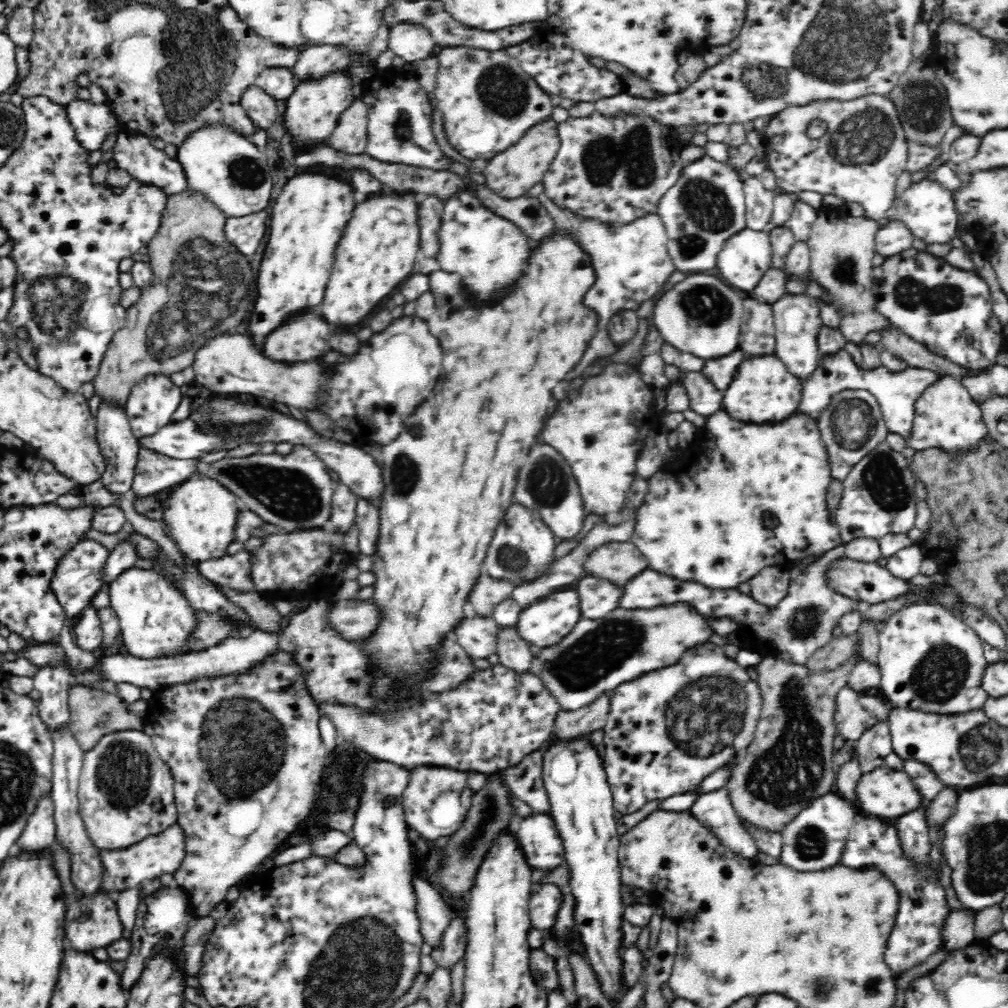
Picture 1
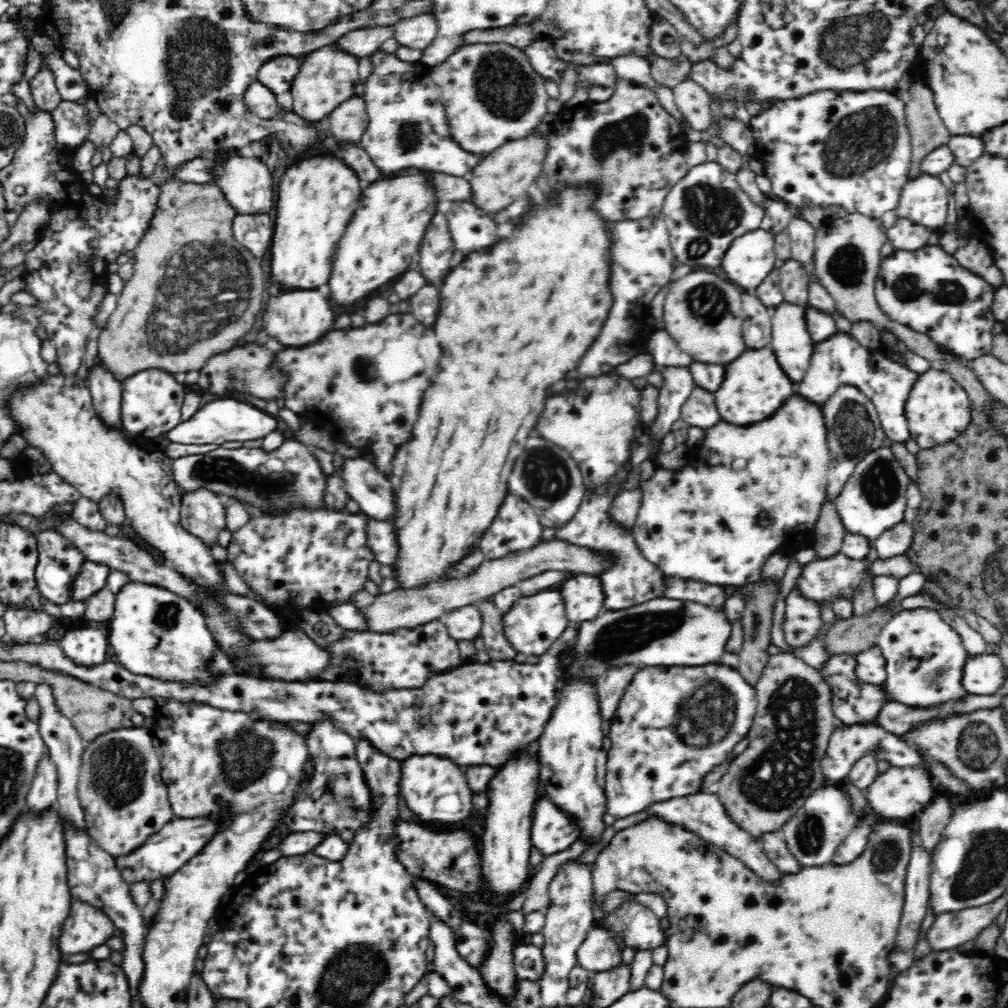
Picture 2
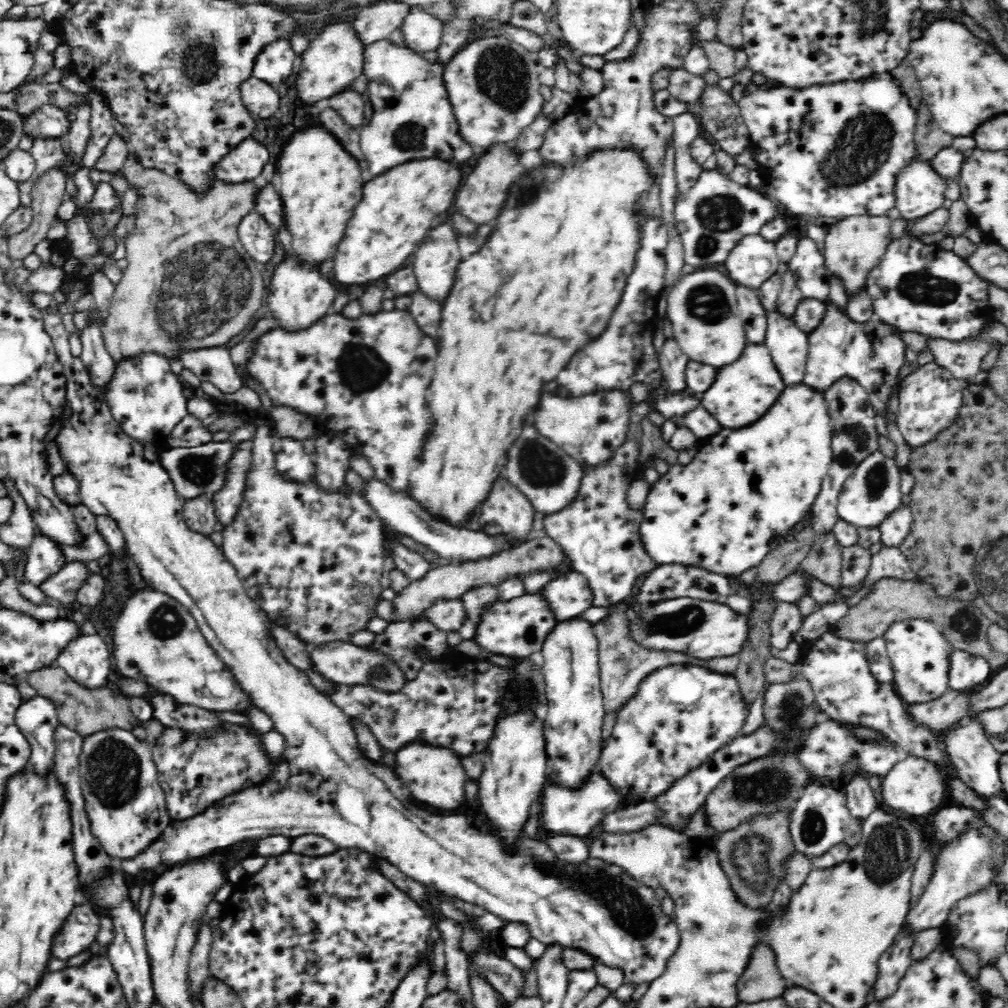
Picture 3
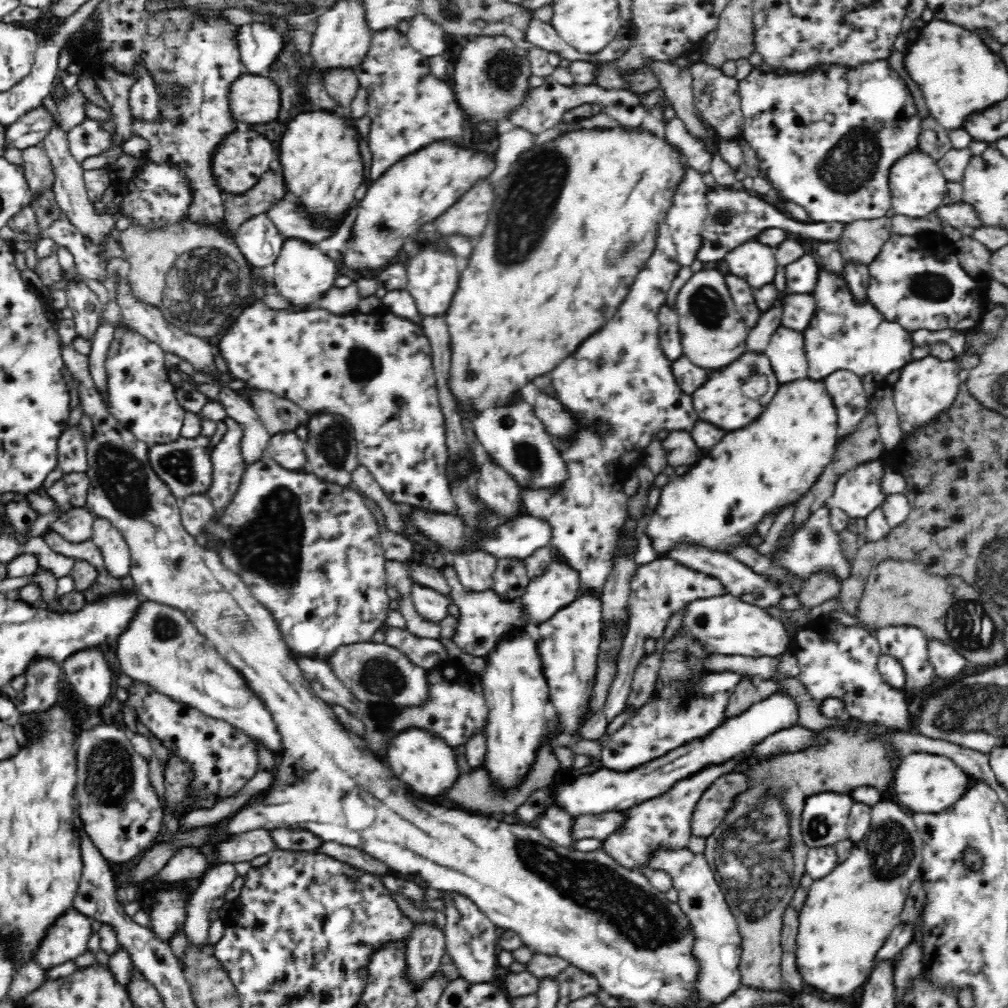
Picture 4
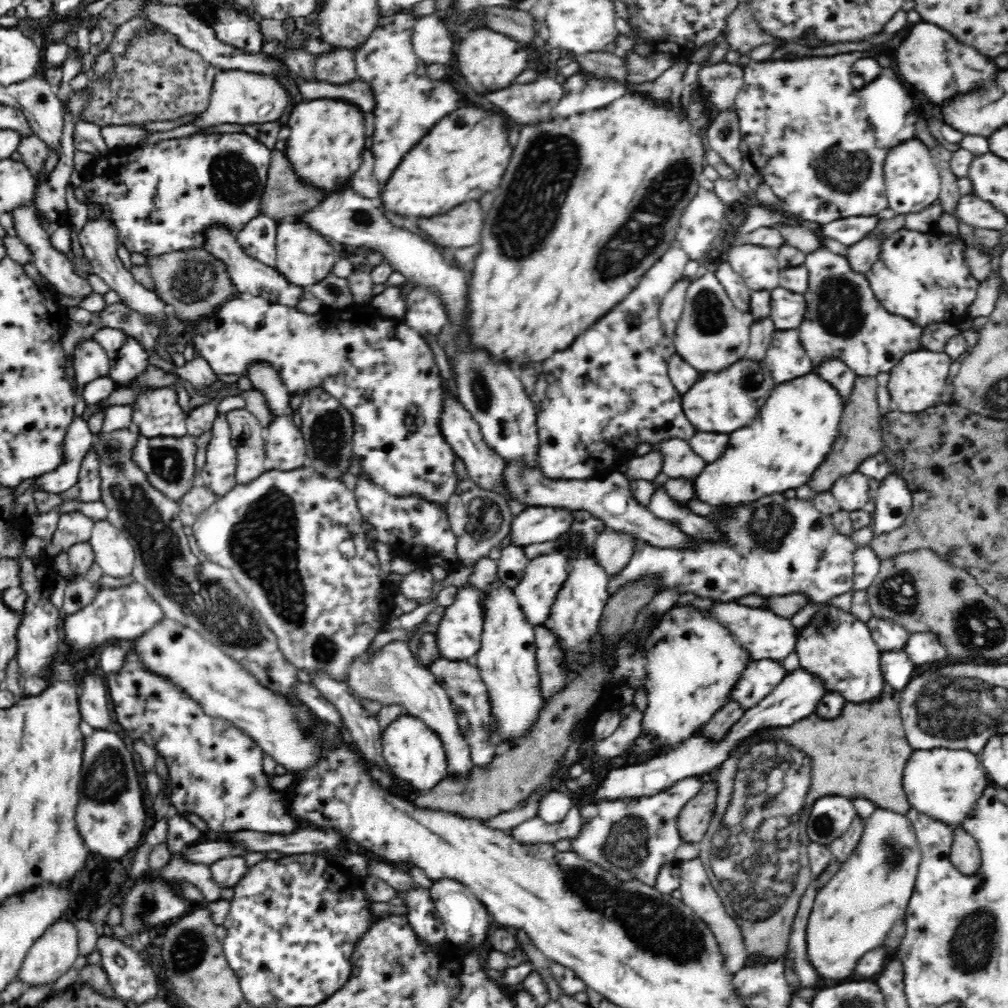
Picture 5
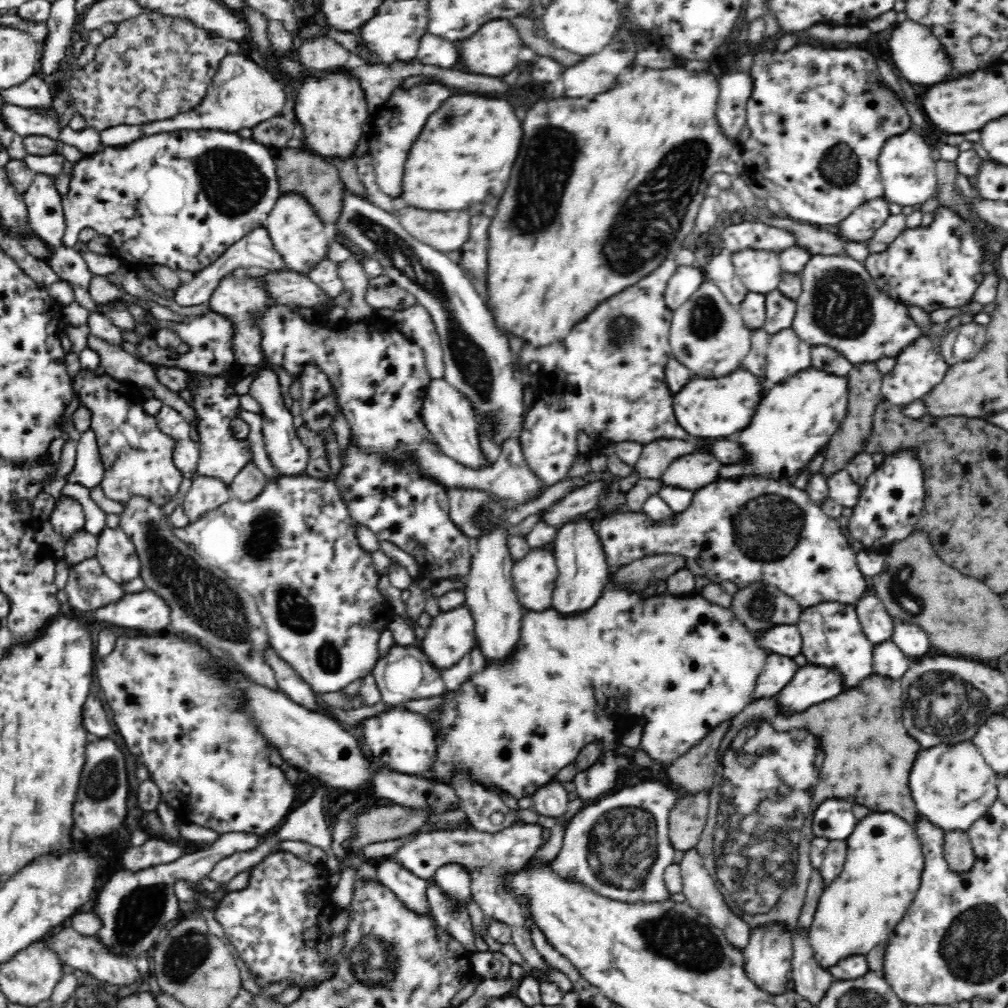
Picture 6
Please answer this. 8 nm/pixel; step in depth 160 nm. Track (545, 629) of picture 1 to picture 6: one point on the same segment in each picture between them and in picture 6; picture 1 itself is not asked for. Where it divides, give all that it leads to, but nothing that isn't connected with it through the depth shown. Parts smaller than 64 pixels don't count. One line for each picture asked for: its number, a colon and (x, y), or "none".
2: (534, 622)
3: (519, 627)
4: (485, 619)
5: (459, 632)
6: (451, 635)

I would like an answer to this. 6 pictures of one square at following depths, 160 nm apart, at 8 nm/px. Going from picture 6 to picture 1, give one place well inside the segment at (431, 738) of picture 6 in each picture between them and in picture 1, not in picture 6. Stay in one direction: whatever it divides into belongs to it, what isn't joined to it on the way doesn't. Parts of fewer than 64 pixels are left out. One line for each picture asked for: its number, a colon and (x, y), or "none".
1: (432, 807)
2: (436, 791)
3: (435, 777)
4: (427, 764)
5: (413, 752)

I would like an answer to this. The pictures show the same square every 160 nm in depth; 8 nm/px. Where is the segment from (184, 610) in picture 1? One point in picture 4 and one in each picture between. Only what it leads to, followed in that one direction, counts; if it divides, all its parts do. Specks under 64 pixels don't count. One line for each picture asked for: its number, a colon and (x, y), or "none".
2: (154, 632)
3: (156, 639)
4: (161, 647)

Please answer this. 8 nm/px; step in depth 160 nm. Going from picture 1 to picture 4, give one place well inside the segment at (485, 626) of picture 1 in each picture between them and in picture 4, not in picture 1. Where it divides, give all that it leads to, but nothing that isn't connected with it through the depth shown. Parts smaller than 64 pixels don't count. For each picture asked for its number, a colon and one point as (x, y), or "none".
2: (465, 623)
3: (449, 615)
4: (433, 606)

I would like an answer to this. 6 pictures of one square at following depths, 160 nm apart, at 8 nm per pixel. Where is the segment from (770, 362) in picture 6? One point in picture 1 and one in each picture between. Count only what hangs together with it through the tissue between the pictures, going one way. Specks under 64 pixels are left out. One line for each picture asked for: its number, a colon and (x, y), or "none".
1: (798, 323)
2: (792, 341)
3: (789, 345)
4: (786, 350)
5: (786, 358)

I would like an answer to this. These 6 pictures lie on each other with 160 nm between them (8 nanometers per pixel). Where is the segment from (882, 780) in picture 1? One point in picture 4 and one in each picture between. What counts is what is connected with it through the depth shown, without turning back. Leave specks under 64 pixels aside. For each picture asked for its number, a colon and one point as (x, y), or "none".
2: (899, 792)
3: (913, 786)
4: (922, 783)

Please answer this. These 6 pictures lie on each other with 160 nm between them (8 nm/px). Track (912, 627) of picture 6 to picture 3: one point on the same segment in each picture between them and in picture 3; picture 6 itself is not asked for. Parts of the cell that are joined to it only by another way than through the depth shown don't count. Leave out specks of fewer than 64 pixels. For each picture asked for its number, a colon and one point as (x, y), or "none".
3: (969, 672)
4: (949, 664)
5: (923, 648)

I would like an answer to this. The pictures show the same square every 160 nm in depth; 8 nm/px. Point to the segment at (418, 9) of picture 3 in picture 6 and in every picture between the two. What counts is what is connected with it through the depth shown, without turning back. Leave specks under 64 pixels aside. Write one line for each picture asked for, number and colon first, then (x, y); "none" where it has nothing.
4: (424, 35)
5: (432, 42)
6: (433, 50)

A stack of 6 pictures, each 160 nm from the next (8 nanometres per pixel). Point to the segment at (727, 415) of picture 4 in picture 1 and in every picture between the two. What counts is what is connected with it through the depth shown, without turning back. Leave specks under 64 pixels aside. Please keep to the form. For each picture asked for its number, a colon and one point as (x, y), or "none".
1: (763, 391)
2: (755, 387)
3: (744, 391)

